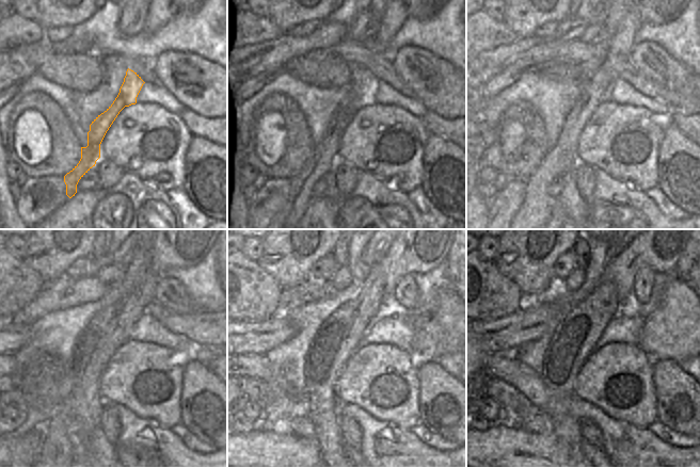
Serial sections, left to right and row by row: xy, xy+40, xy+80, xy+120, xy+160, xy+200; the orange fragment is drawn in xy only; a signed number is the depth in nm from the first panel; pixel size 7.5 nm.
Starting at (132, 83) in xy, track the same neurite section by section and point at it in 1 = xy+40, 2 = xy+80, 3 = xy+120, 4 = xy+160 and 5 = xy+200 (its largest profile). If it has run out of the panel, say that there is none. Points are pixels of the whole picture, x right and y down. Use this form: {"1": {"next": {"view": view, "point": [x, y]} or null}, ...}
{"1": {"next": {"view": "xy+40", "point": [364, 84]}}, "2": {"next": {"view": "xy+80", "point": [537, 205]}}, "3": {"next": {"view": "xy+120", "point": [58, 446]}}, "4": {"next": {"view": "xy+160", "point": [345, 353]}}, "5": {"next": {"view": "xy+200", "point": [584, 353]}}}

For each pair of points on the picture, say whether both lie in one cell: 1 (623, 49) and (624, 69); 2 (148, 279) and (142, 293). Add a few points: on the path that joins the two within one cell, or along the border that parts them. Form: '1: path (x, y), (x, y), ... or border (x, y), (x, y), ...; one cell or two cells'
1: border (606, 44), (609, 54), (629, 58); two cells
2: path (148, 283), (145, 290); one cell

